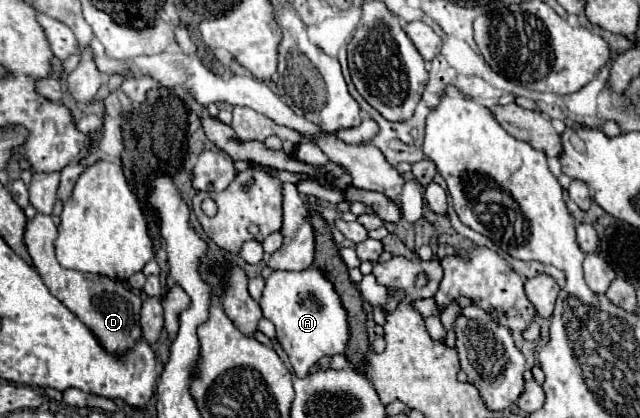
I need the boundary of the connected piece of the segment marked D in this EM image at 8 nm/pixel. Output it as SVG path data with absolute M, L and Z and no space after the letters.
M37 213L35 219L27 223L25 245L29 249L29 255L33 257L37 273L43 277L49 291L91 329L91 333L99 339L101 347L109 355L121 357L127 349L135 345L137 339L143 337L143 331L139 325L139 311L141 311L139 295L127 289L121 281L61 267L55 257L55 239L57 239L57 227L49 215Z

